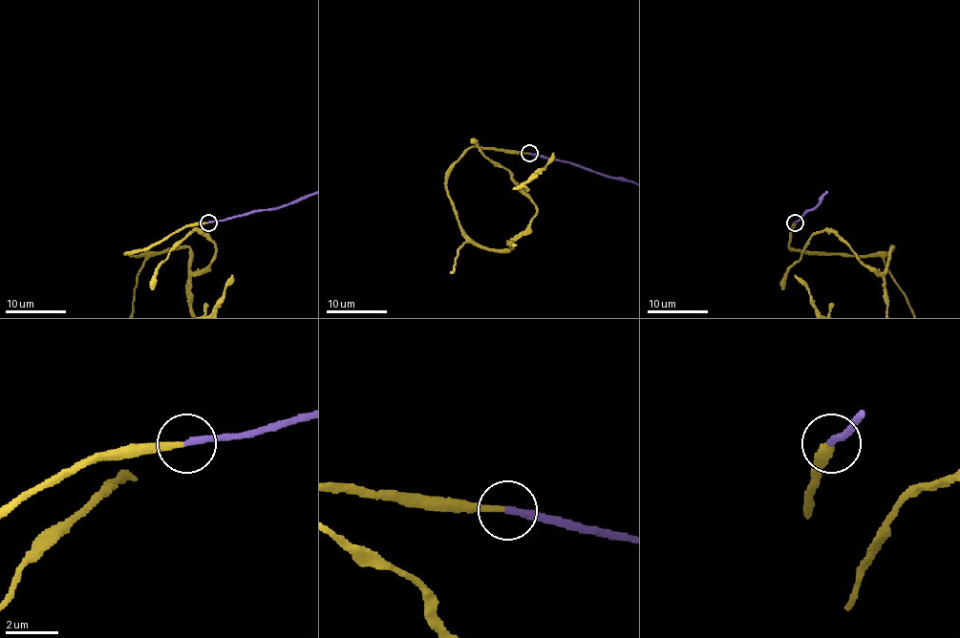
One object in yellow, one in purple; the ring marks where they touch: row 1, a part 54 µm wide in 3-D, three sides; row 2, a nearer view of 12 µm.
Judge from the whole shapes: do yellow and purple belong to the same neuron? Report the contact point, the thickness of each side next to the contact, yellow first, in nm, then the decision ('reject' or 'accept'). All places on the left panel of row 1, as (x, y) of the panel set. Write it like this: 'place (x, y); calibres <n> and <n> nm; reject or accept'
place (208, 223); calibres 260 and 280 nm; accept

